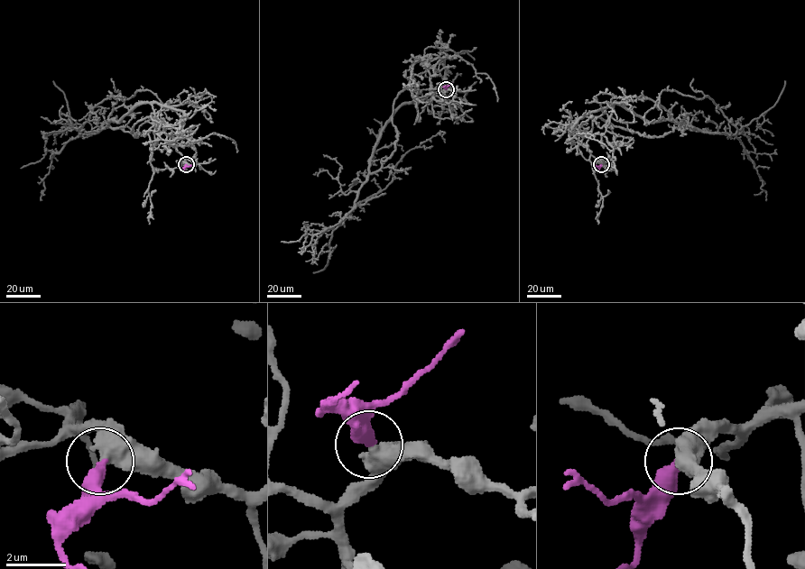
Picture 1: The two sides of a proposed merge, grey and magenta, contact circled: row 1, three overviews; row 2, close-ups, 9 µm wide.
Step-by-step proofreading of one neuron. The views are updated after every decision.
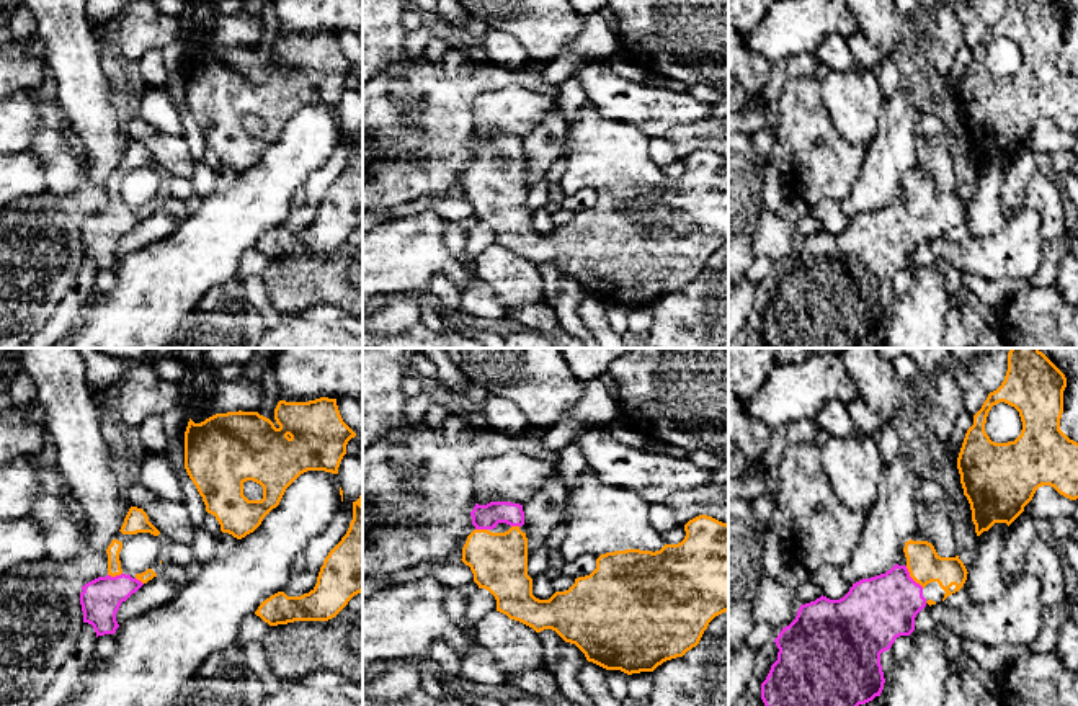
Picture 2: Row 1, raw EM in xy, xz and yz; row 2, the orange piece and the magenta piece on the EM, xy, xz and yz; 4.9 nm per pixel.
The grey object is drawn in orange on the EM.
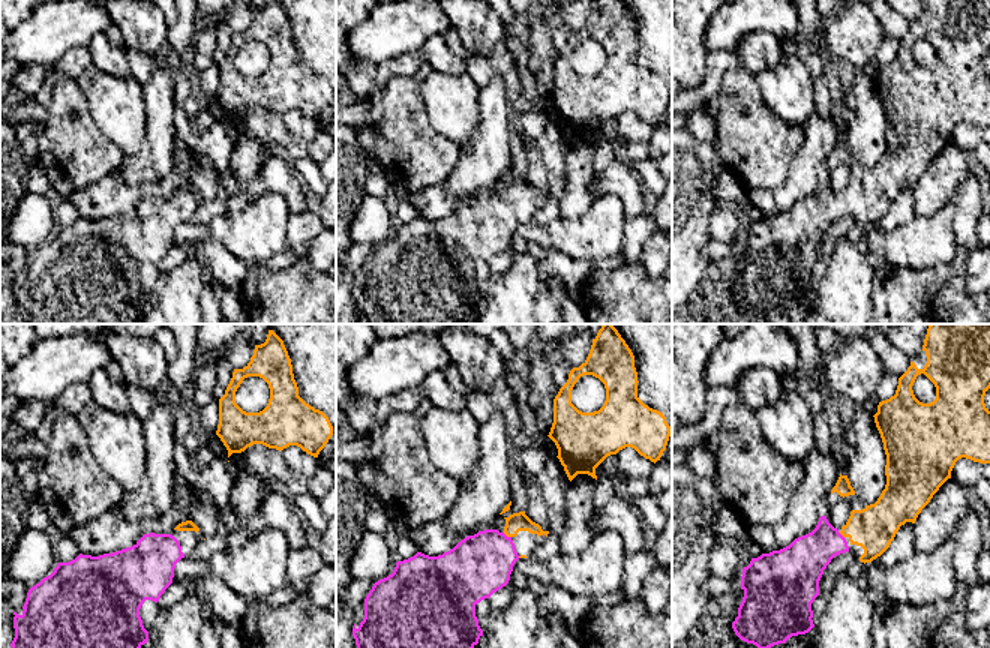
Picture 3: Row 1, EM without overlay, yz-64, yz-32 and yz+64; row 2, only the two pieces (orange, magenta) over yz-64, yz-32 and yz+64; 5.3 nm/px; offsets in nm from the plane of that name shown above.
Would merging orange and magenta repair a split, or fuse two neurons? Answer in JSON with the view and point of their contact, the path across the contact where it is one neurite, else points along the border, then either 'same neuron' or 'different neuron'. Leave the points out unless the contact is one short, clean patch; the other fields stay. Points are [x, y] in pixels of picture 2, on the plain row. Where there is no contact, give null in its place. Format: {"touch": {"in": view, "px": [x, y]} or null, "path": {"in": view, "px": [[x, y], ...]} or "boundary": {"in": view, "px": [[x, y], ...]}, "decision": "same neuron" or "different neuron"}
{"touch": {"in": "yz", "px": [912, 211]}, "path": {"in": "yz", "px": [[925, 200], [912, 211], [877, 244]]}, "decision": "same neuron"}

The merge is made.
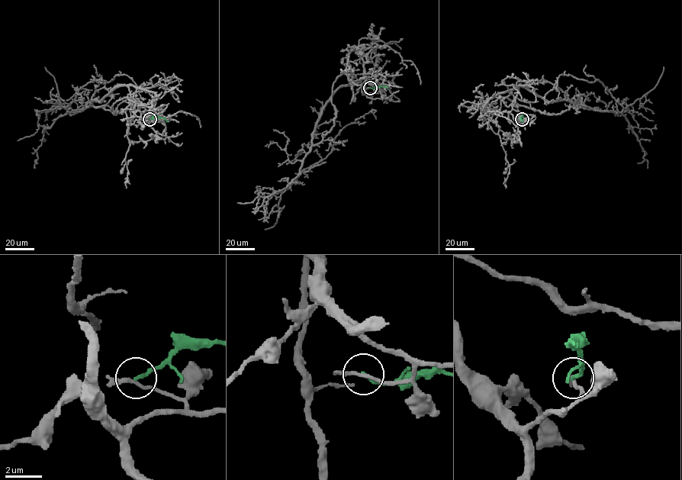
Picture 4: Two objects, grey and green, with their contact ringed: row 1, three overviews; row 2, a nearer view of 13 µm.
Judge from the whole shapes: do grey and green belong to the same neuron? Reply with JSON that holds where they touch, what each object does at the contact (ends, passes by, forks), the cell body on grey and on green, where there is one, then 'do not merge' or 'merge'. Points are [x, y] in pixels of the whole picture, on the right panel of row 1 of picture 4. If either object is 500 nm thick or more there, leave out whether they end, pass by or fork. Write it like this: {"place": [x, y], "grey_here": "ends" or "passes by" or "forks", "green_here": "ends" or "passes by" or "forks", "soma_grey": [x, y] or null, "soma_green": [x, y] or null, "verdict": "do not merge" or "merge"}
{"place": [522, 119], "grey_here": "passes by", "green_here": "ends", "soma_grey": null, "soma_green": null, "verdict": "do not merge"}

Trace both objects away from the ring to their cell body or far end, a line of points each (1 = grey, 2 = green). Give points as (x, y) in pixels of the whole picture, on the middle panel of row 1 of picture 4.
1: (369, 87), (355, 49), (333, 84), (333, 127), (287, 188), (346, 126), (371, 111), (376, 119)
2: (369, 87), (388, 88)

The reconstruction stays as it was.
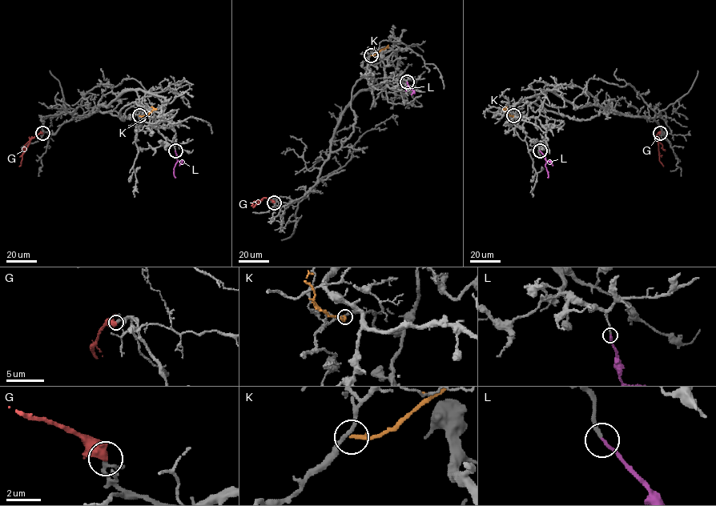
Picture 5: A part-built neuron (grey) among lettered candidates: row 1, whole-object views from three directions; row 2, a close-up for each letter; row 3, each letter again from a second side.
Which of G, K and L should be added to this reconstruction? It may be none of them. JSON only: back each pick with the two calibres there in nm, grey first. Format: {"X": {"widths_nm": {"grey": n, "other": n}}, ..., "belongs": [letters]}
{"G": {"widths_nm": {"grey": 190, "other": 600}}, "L": {"widths_nm": {"grey": 200, "other": 200}}, "belongs": ["G", "L"]}

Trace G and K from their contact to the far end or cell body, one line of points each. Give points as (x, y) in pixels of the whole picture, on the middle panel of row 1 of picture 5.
G: (274, 202), (263, 198), (254, 201), (251, 206)
K: (371, 55), (383, 49)

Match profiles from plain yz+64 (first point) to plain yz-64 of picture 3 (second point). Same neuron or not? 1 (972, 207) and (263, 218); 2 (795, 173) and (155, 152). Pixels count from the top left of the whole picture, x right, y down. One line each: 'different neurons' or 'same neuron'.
1: different neurons
2: same neuron

